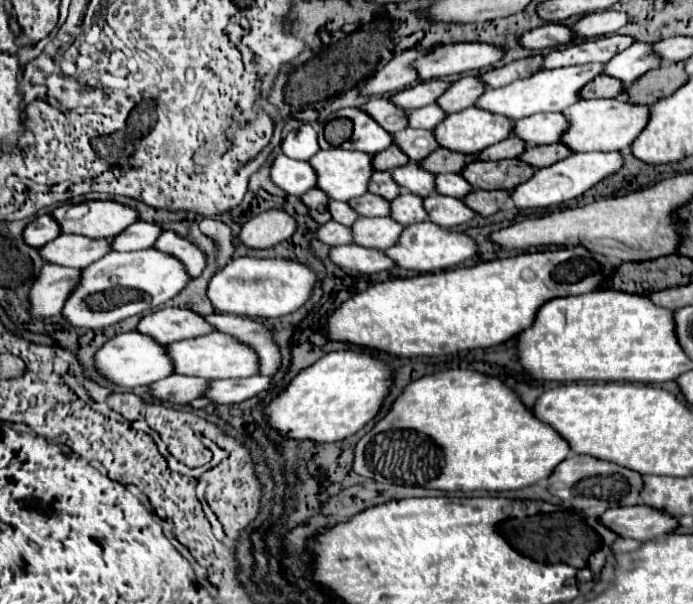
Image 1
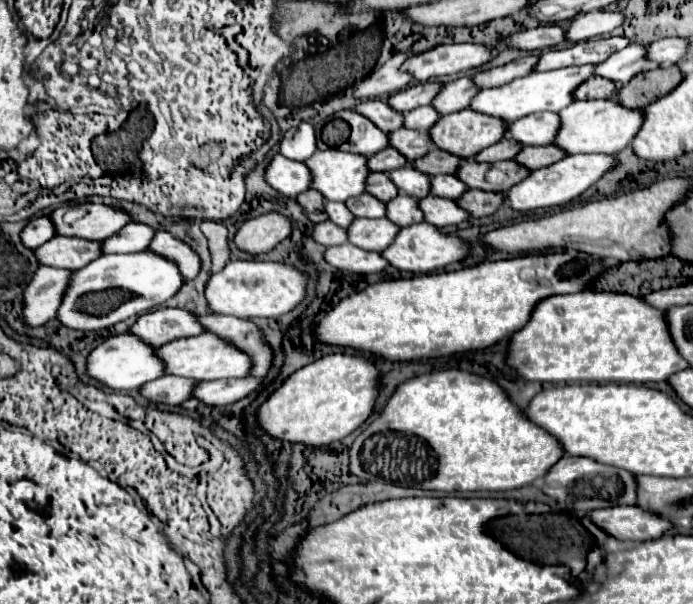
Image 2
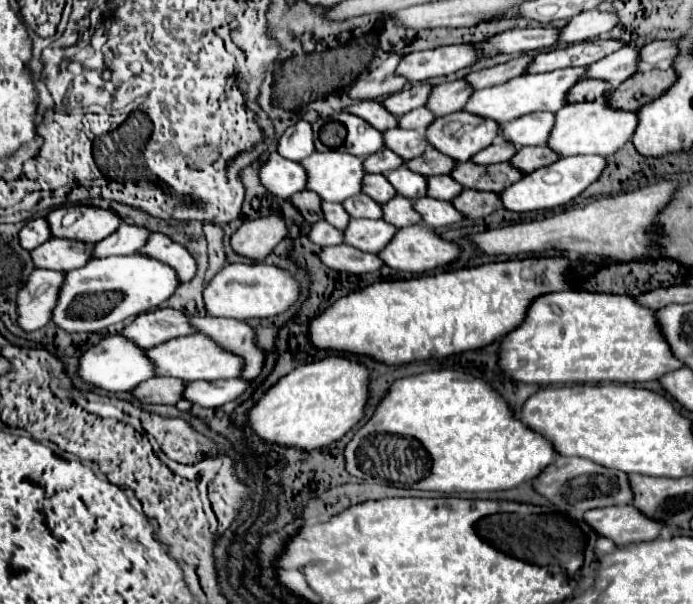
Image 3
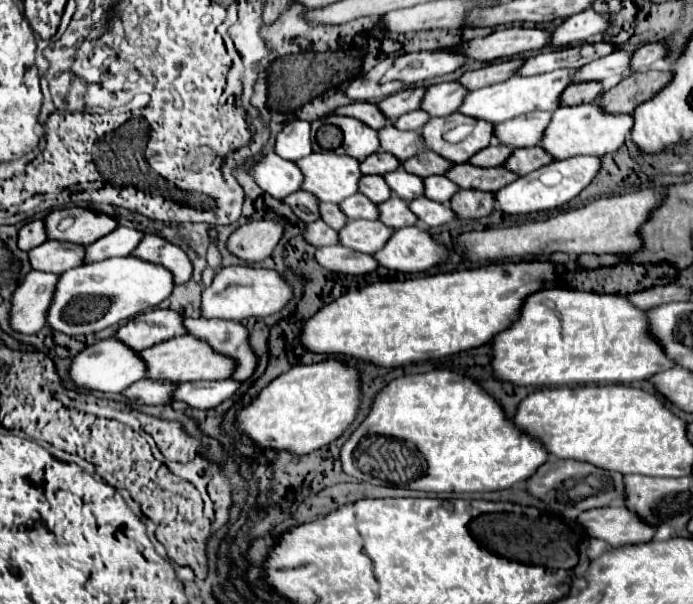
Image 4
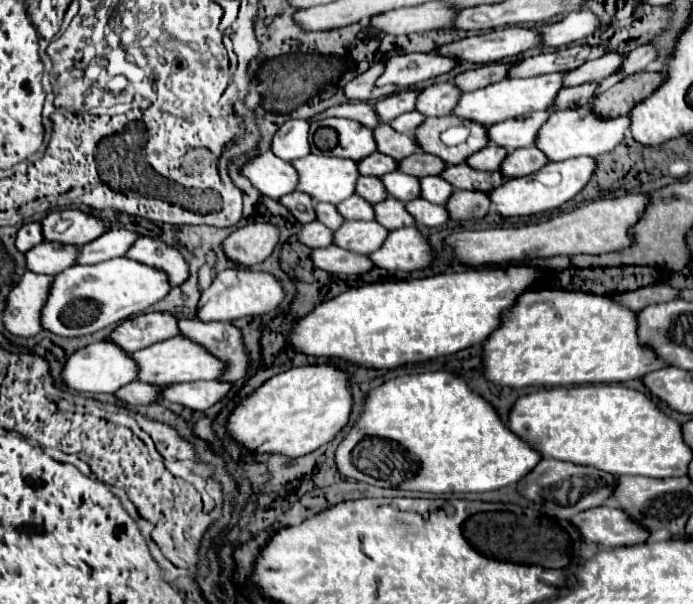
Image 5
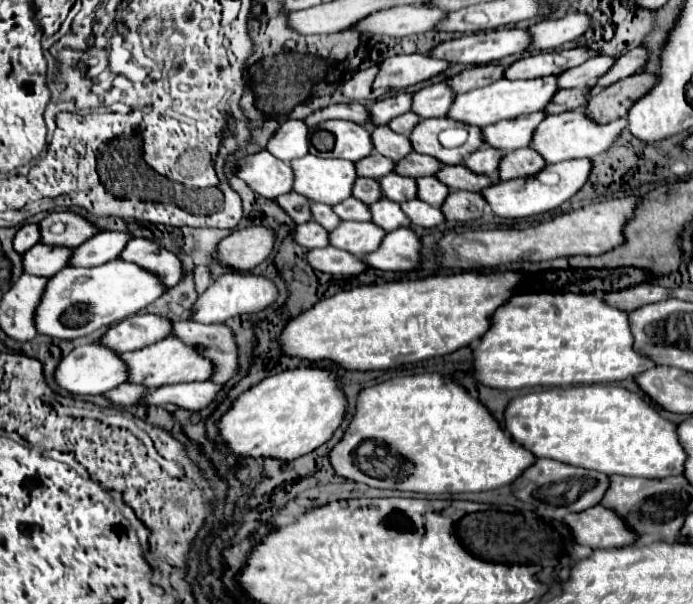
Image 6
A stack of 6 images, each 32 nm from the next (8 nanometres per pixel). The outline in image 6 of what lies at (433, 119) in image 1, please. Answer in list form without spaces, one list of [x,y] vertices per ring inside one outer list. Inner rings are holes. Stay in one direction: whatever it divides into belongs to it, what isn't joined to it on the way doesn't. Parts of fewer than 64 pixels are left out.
[[[406,112],[406,114],[396,116],[394,120],[390,120],[388,126],[390,126],[394,132],[398,132],[398,134],[410,134],[412,128],[414,128],[418,122],[420,122],[420,116],[416,116],[414,112]]]

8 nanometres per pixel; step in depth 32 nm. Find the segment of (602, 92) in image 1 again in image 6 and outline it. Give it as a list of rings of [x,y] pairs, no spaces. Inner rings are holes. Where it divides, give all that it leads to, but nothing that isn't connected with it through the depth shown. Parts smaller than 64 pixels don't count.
[[[586,86],[586,88],[568,88],[568,90],[558,90],[556,96],[552,98],[552,102],[548,104],[546,112],[548,114],[558,114],[558,112],[566,112],[566,110],[576,110],[576,108],[582,108],[586,106],[588,102],[588,92],[592,88]]]

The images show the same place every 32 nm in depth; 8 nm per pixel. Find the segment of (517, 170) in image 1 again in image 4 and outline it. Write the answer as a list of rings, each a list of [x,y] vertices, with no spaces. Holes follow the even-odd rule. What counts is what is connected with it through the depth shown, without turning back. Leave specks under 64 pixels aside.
[[[470,162],[454,164],[446,176],[460,188],[474,188],[474,190],[484,190],[484,192],[498,192],[500,188],[518,180],[518,174],[510,172],[506,166],[478,168]]]

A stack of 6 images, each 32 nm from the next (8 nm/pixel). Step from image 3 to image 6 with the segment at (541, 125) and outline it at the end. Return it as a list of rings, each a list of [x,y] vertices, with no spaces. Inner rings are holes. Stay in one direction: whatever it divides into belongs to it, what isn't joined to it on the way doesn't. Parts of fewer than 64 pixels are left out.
[[[538,111],[528,116],[518,116],[516,120],[502,120],[500,124],[490,124],[482,130],[484,142],[504,152],[526,148],[532,142],[532,132],[544,118],[546,112]]]

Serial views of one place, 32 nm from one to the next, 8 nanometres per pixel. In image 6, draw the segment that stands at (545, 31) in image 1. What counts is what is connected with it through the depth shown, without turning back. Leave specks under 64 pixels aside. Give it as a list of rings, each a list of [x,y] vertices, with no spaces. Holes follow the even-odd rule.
[[[504,28],[476,32],[450,42],[442,42],[430,50],[430,56],[452,64],[490,64],[510,54],[522,54],[532,44],[532,34],[522,28]]]

